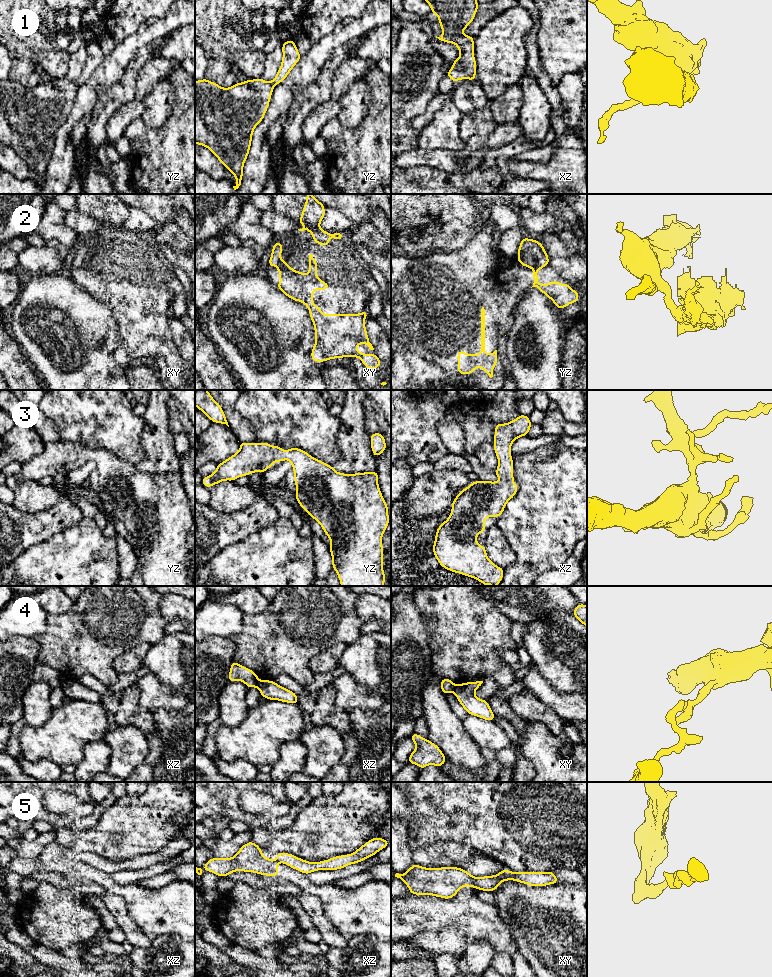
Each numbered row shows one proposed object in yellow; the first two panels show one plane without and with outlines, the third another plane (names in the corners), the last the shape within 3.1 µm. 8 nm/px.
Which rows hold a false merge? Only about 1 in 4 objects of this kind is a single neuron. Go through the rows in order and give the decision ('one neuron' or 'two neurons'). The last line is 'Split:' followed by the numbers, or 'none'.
1: two neurons
2: two neurons
3: one neuron
4: two neurons
5: two neurons
Split: 1, 2, 4, 5

